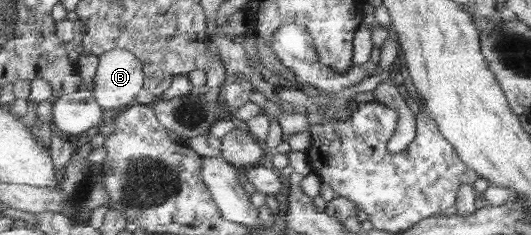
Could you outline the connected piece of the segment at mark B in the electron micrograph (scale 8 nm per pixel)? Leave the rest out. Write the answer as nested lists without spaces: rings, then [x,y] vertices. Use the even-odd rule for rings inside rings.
[[[112,49],[99,56],[93,93],[105,110],[135,105],[145,85],[143,62],[126,49]]]

